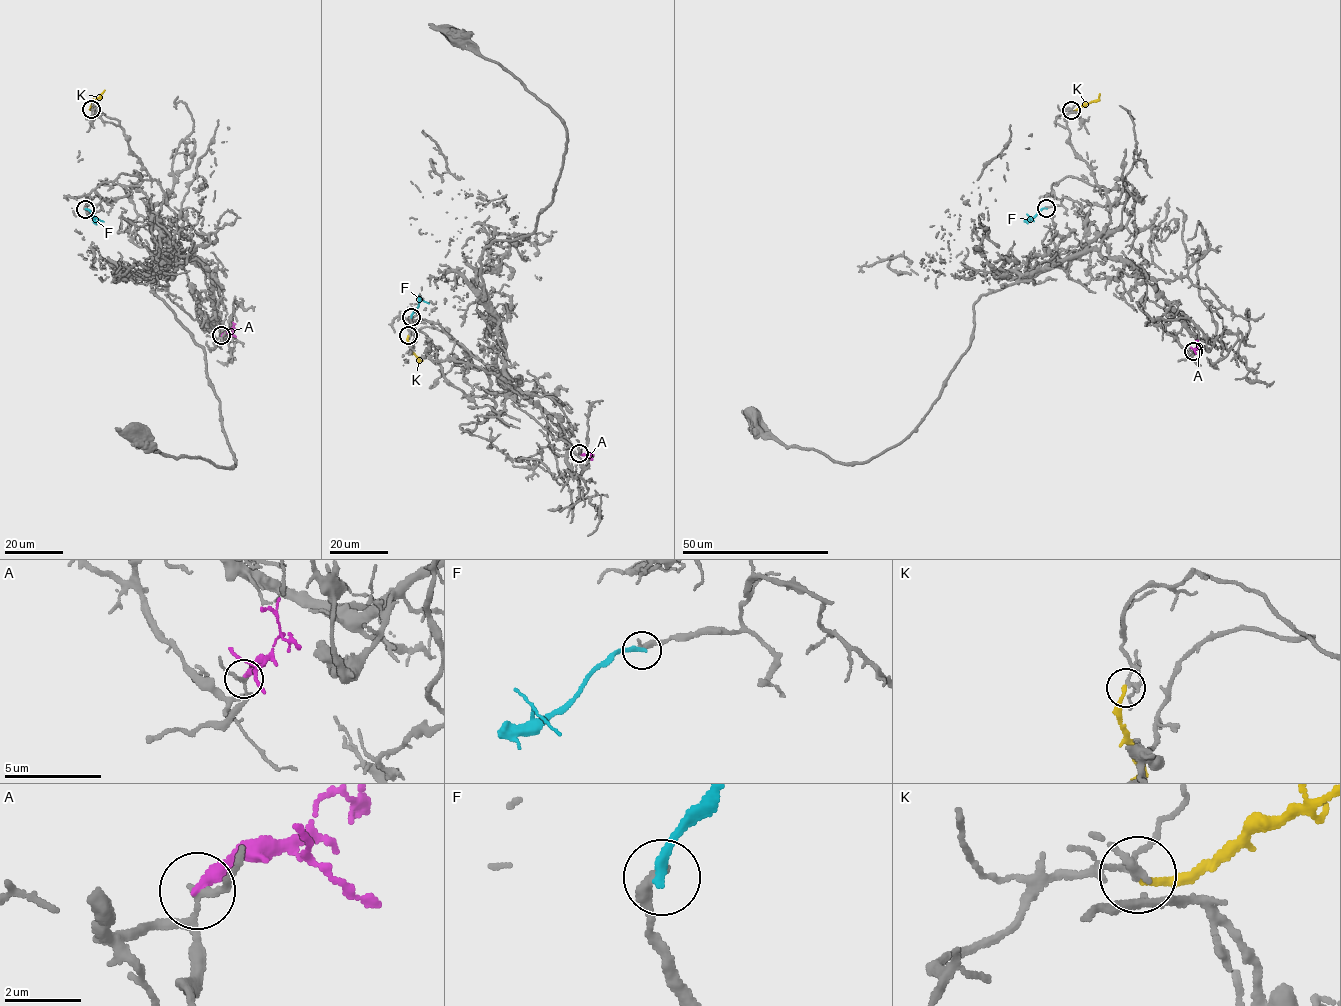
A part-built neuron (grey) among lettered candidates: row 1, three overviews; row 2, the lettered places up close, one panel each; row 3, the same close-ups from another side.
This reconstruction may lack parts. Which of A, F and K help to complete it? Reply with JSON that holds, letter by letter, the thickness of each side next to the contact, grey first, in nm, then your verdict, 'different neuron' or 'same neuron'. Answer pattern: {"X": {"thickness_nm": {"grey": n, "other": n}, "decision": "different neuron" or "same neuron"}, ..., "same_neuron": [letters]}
{"A": {"thickness_nm": {"grey": 140, "other": 280}, "decision": "different neuron"}, "F": {"thickness_nm": {"grey": 320, "other": 260}, "decision": "different neuron"}, "K": {"thickness_nm": {"grey": 160, "other": 190}, "decision": "same neuron"}, "same_neuron": ["K"]}

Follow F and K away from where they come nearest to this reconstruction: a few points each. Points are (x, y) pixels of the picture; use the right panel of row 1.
F: (1046, 208), (1030, 217), (1033, 221)
K: (1071, 110), (1096, 100), (1099, 93)

